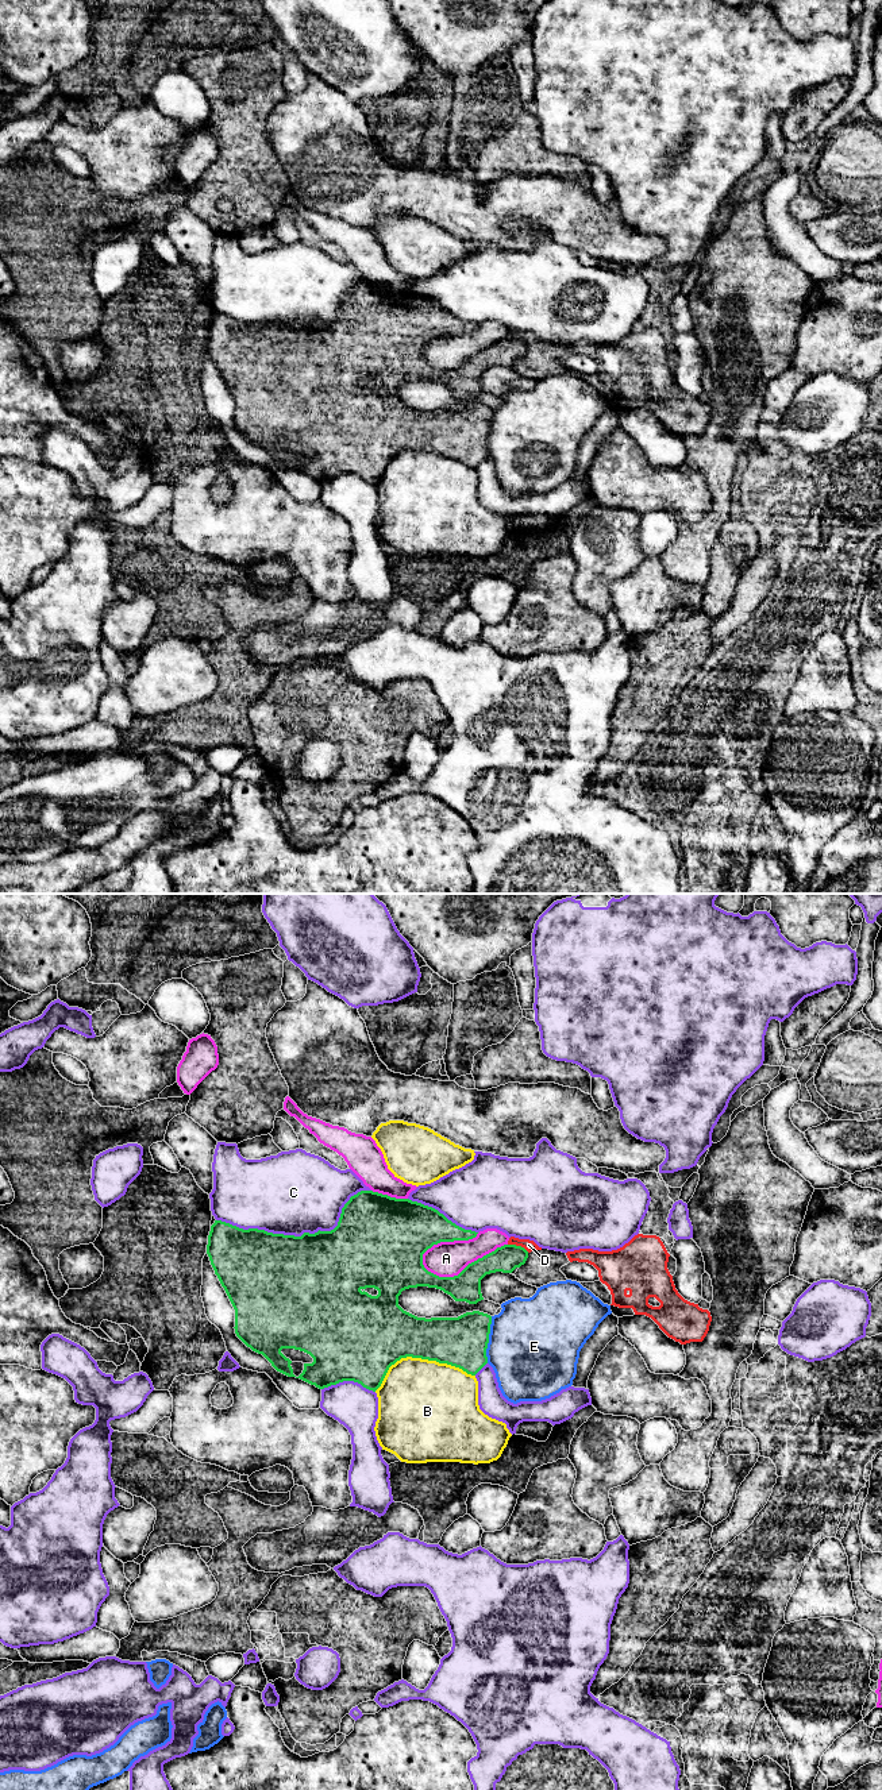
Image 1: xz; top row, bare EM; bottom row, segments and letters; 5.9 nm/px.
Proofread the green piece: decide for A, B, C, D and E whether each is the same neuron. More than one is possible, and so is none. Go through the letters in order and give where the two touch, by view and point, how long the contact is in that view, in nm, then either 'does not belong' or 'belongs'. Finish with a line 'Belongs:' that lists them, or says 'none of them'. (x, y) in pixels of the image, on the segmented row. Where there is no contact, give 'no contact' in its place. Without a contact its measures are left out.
A: meets green in xz at (465, 1268); contact 550 nm long; does not belong
B: meets green in xz at (420, 1357); contact 600 nm long; does not belong
C: meets green in xz at (301, 1235); contact 950 nm long; does not belong
D: meets green in xz at (519, 1246); contact 140 nm long; does not belong
E: meets green in xz at (488, 1339); contact 280 nm long; does not belong
Belongs: none of them

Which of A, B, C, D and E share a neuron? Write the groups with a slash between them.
A / B / C / D / E

